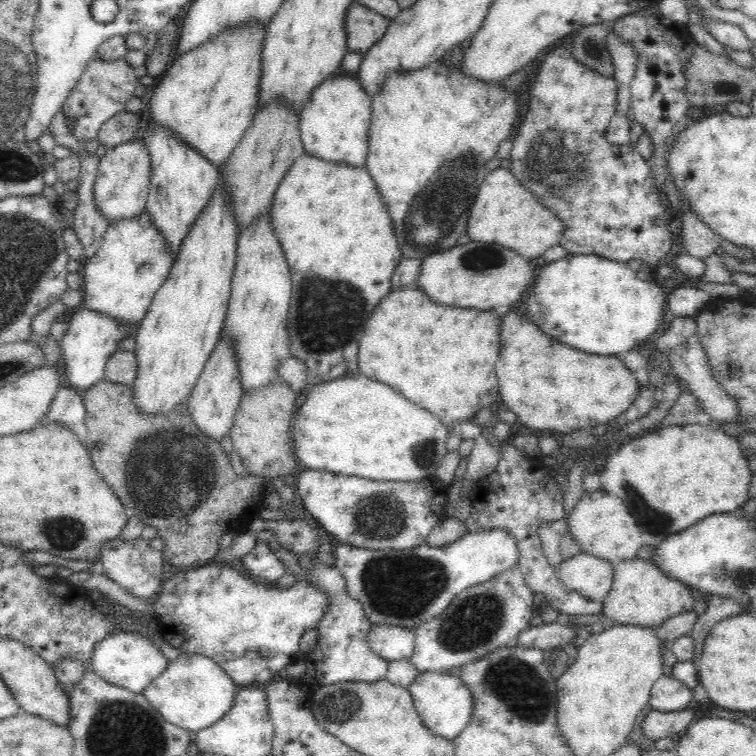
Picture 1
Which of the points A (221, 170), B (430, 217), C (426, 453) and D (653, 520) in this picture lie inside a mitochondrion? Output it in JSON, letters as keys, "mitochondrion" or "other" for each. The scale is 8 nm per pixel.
{"A":"other","B":"mitochondrion","C":"mitochondrion","D":"mitochondrion"}

